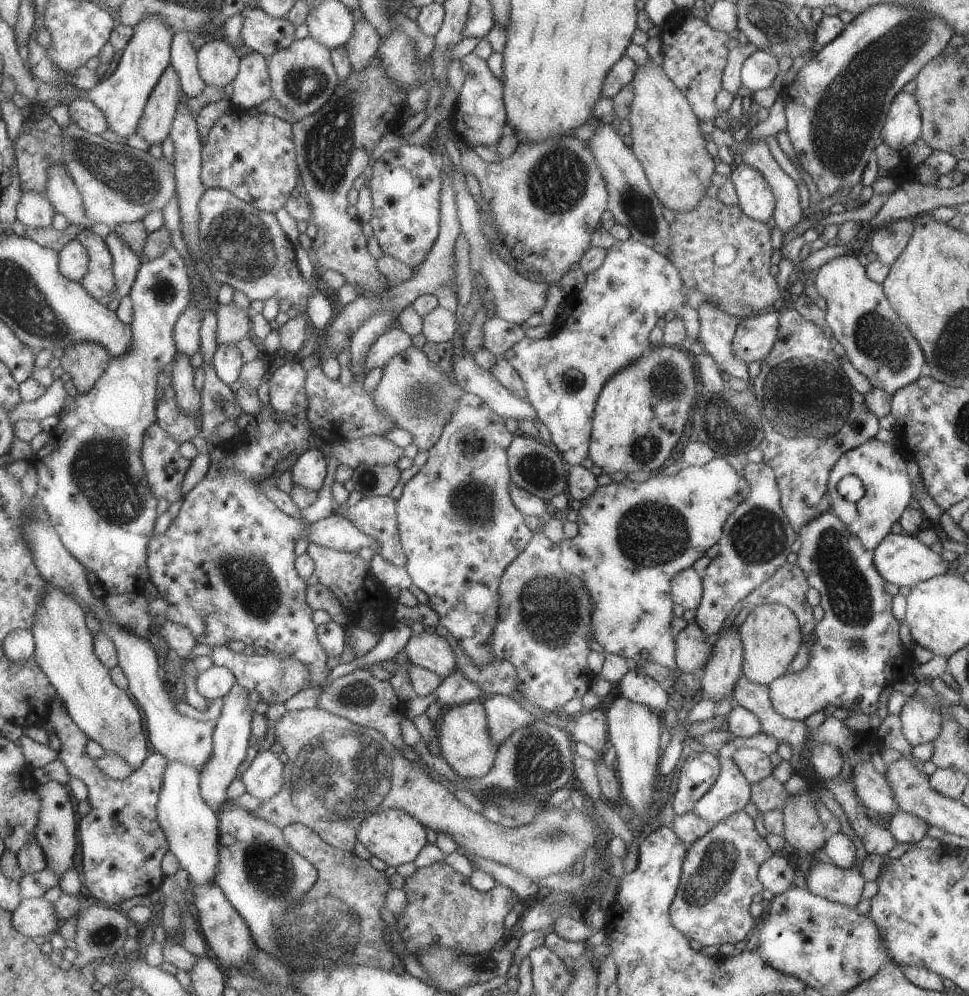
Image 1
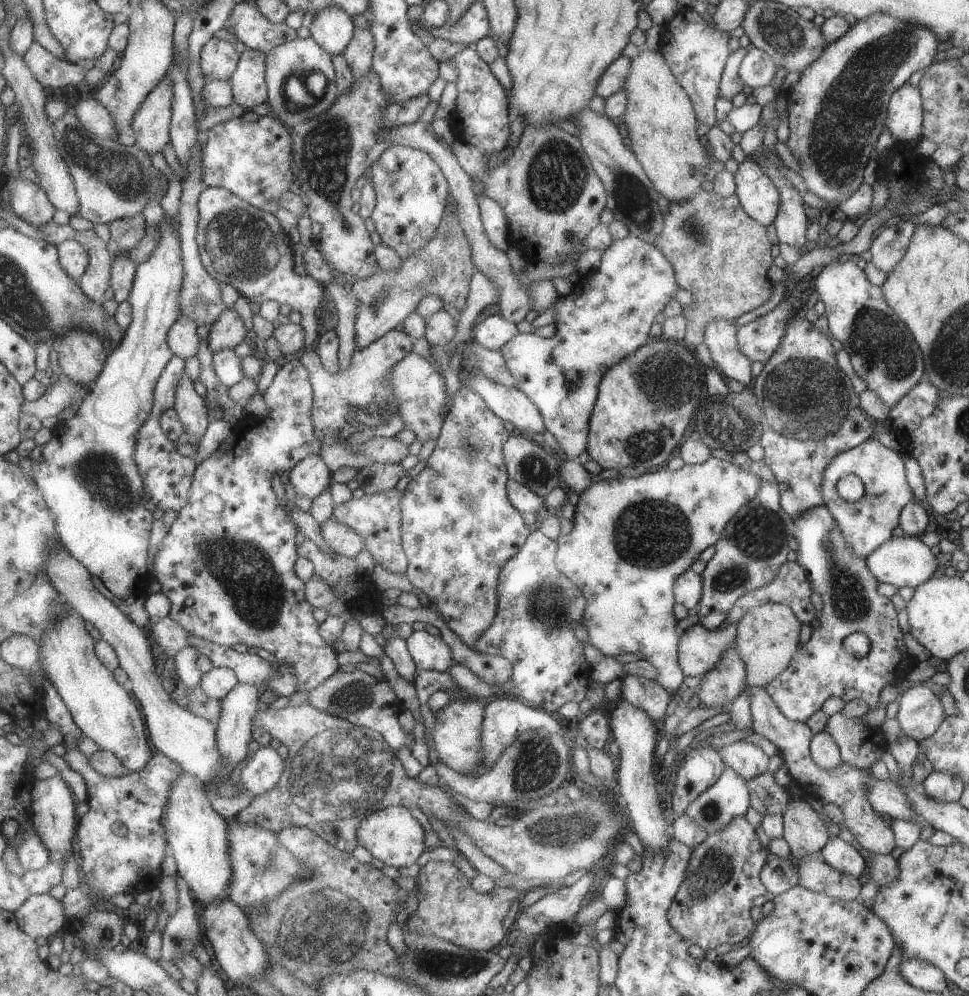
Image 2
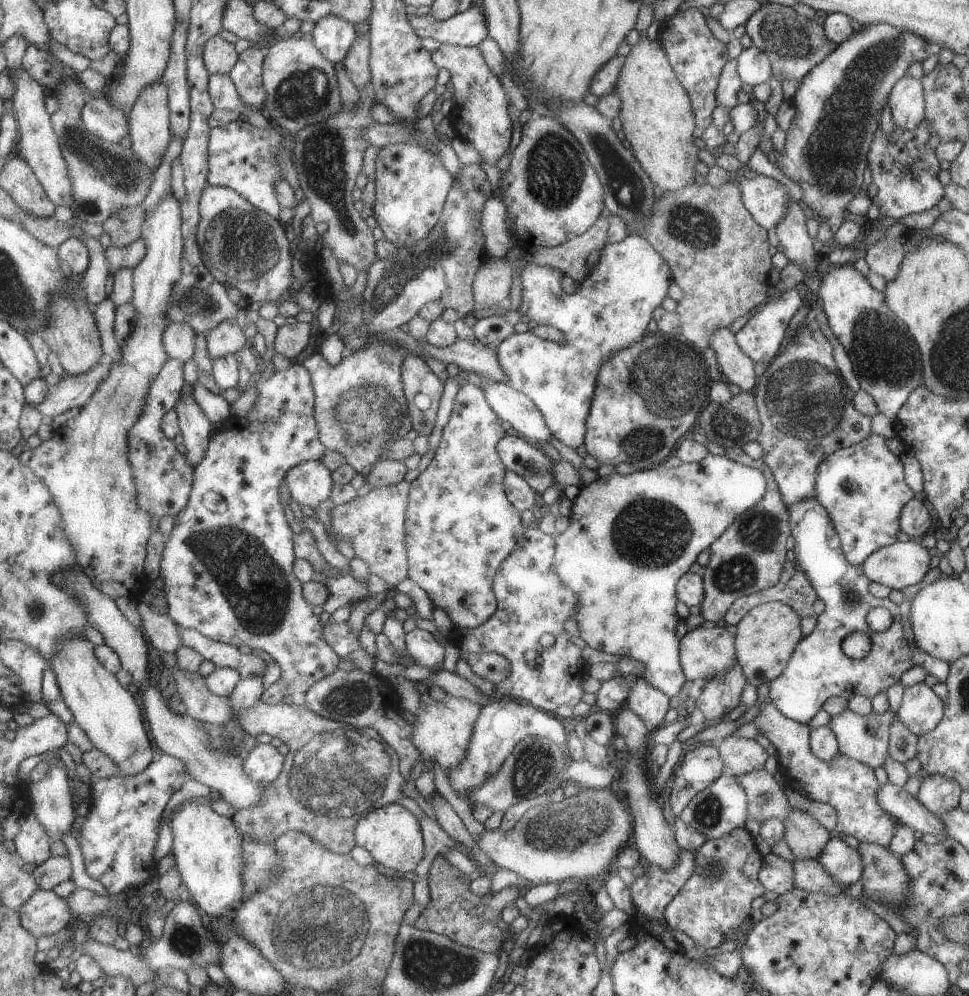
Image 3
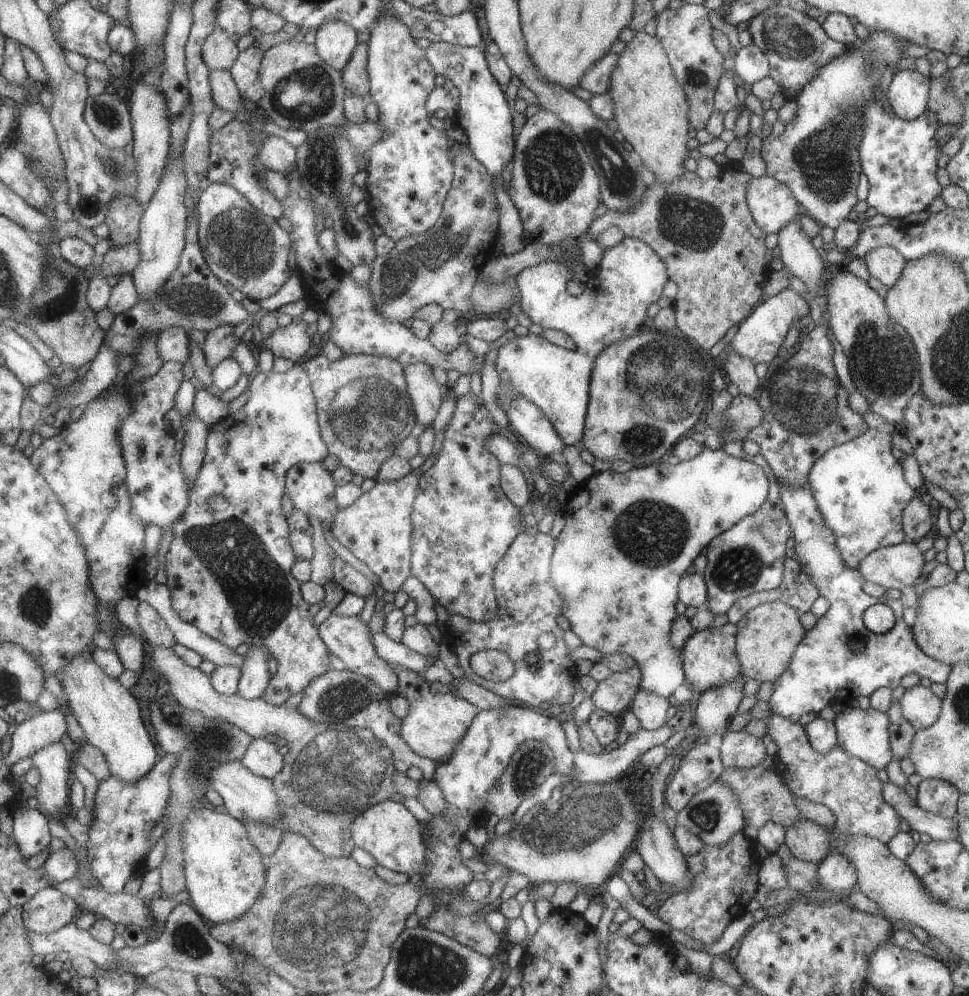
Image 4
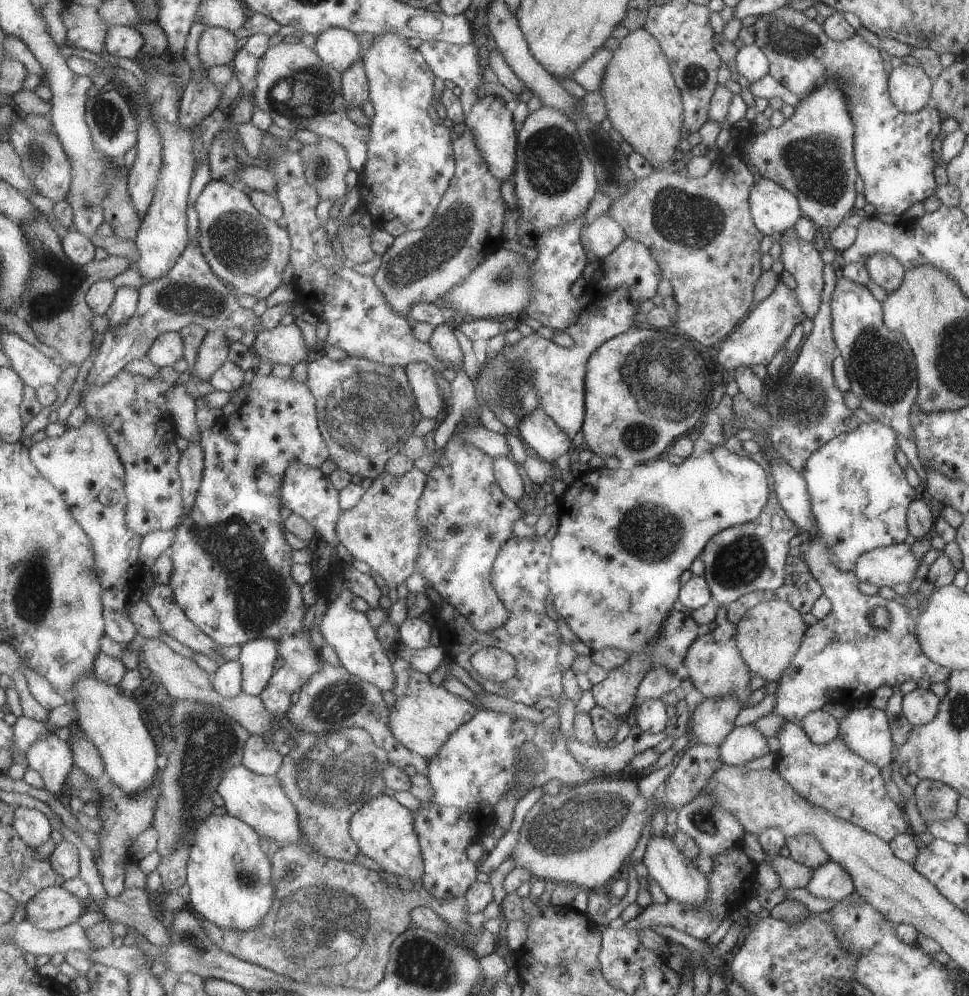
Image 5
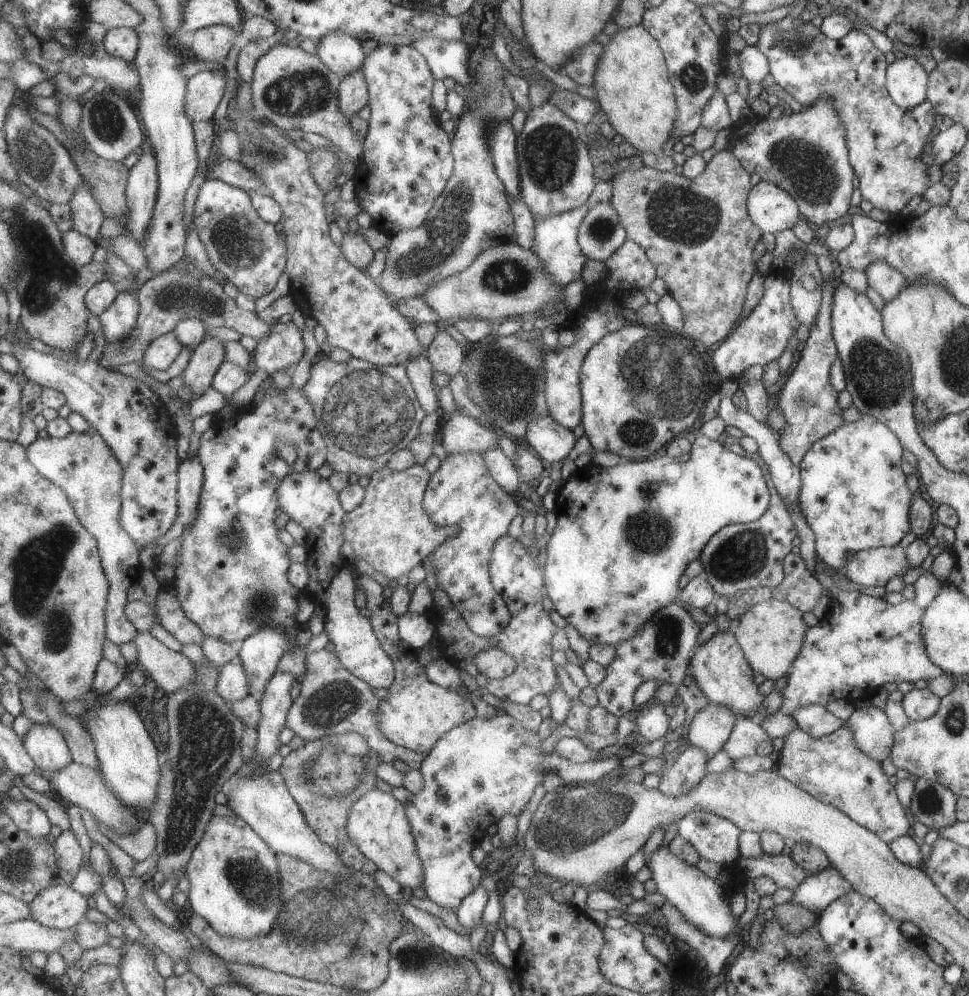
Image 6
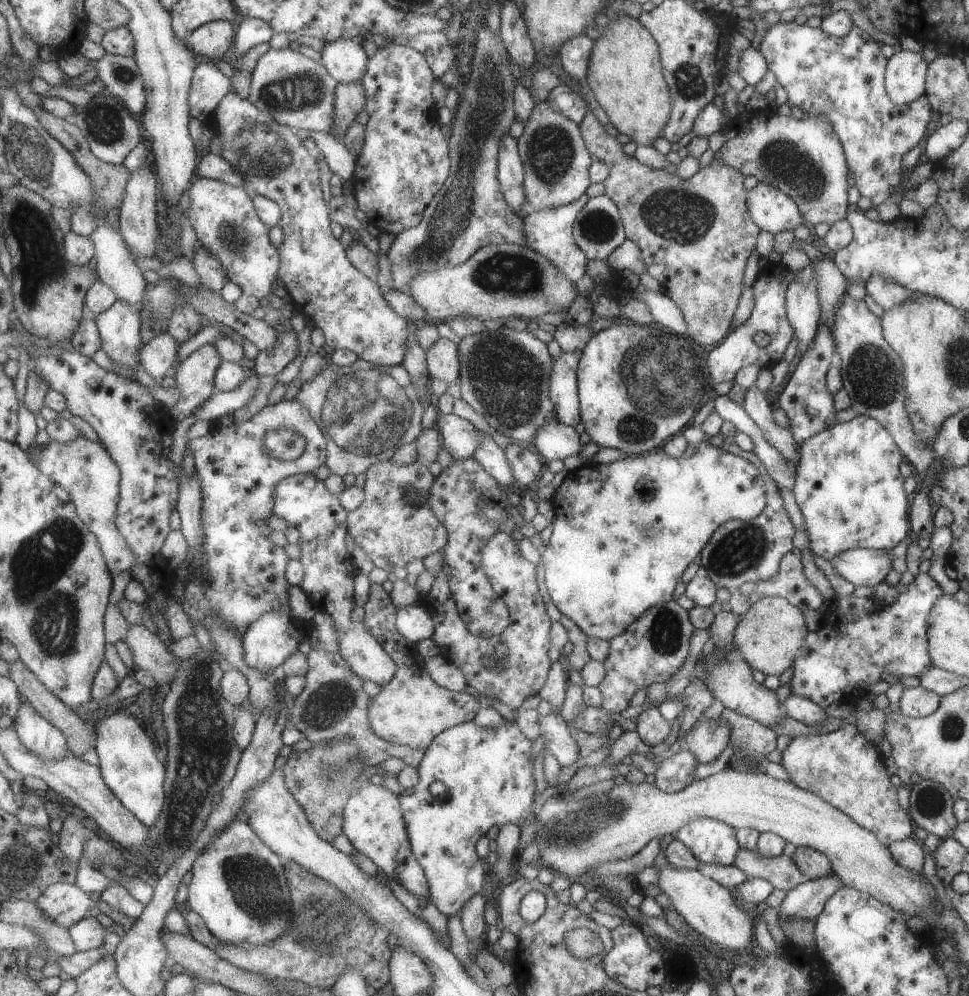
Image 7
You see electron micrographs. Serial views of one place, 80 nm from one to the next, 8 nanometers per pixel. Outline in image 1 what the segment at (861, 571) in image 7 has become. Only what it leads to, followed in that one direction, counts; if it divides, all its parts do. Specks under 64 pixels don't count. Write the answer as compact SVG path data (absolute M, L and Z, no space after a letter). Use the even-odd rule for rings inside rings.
M890 531L879 541L872 550L874 569L881 575L885 582L911 588L918 582L944 575L947 572L947 561L928 547L927 543L918 540L916 535L907 533L893 534Z

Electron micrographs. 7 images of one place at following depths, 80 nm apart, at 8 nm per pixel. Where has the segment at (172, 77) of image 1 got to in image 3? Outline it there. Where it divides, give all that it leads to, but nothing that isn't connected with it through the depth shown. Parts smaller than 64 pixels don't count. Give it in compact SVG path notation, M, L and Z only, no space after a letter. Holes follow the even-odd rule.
M163 82L148 86L141 93L128 119L130 122L129 134L132 149L137 153L137 156L140 156L142 162L155 172L160 168L160 164L164 161L165 153L168 152L169 145L174 139L169 87Z

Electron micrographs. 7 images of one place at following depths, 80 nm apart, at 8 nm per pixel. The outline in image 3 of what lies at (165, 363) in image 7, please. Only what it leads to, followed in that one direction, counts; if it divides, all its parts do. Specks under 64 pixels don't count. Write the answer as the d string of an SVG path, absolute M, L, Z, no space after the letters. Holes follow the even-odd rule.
M187 323L170 324L164 334L165 348L170 358L183 362L193 360L196 353L198 332Z

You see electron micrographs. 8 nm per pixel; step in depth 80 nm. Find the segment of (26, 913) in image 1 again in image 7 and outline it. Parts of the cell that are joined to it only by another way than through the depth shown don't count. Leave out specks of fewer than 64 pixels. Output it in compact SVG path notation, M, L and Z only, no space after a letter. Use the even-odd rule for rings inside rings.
M55 883L36 903L53 922L70 929L89 917L97 896L81 890L77 884Z

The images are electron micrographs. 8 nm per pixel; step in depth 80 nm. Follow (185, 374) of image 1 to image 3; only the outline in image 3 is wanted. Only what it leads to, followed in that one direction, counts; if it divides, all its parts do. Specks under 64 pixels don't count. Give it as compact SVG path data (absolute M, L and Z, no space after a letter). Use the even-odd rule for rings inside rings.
M182 392L175 412L180 416L183 444L187 450L185 455L195 468L207 454L213 423L200 407L193 393Z

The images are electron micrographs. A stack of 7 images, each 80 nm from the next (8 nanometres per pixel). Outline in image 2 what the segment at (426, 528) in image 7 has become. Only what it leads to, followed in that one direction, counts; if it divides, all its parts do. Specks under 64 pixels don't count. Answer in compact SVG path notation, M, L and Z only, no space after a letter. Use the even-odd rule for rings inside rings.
M395 487L372 495L363 495L358 499L349 499L340 505L335 505L332 517L338 523L358 532L364 540L364 548L372 560L380 564L386 571L402 573L406 571L408 562L401 546L400 539L400 510L398 509L402 492Z

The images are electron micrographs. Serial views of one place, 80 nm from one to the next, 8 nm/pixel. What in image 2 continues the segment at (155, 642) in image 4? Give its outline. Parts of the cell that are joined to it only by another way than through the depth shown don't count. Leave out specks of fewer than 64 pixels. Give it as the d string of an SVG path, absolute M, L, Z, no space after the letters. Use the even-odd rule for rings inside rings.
M167 616L152 624L155 641L167 653L176 654L190 644L190 633L185 627L173 618Z

